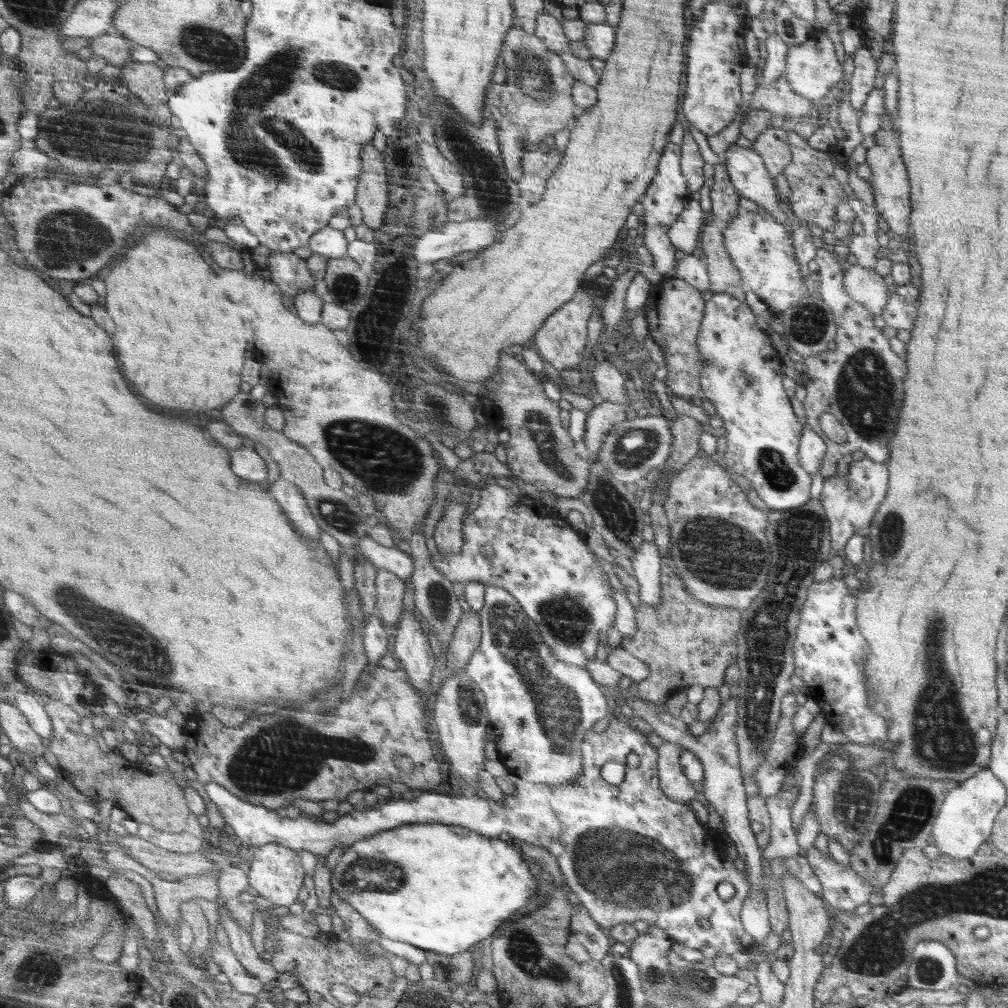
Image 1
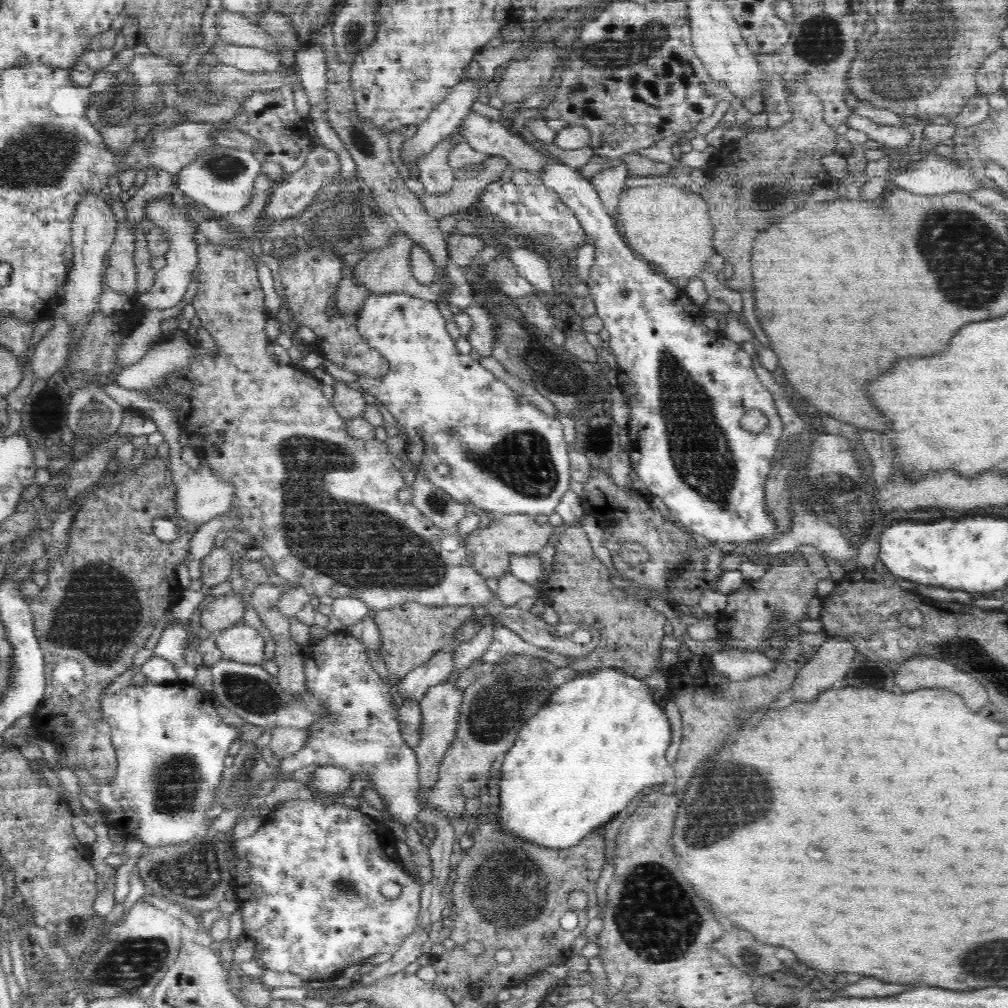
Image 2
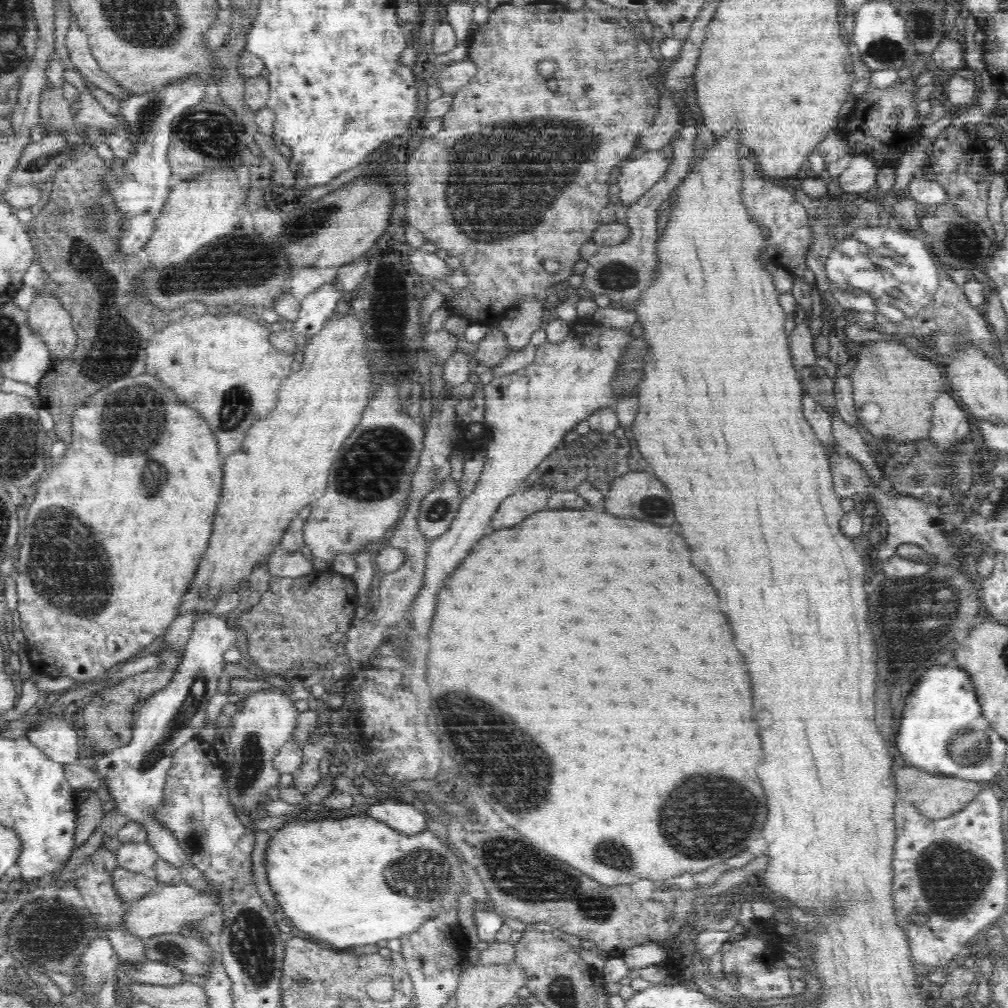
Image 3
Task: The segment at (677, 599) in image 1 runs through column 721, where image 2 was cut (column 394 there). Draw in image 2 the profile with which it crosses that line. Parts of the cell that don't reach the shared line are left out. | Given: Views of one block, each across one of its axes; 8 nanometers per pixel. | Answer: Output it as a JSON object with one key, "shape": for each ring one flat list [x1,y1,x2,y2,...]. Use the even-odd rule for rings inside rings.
{"shape":[[416,602,404,604,387,610,376,611,374,620,379,628,379,654,387,668,389,682,397,685,408,672,427,663,439,651,456,652,463,641,463,624,477,620,476,607,458,606,425,606]]}

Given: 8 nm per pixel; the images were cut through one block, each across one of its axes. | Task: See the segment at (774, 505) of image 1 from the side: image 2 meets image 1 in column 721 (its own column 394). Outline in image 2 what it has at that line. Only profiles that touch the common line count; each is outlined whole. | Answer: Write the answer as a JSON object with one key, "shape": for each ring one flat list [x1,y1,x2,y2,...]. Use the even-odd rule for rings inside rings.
{"shape":[[384,293,381,295,371,294,362,303,363,314,359,320,359,331,370,342,372,348,383,353,384,358,388,361,389,371,381,379,372,378,371,376,359,376,356,381,356,387,367,392,368,398,374,402,380,402,385,407,387,418,399,429,398,435,402,436,405,445,404,452,398,453,398,457,402,460,402,455,410,458,410,462,416,470,426,470,427,476,431,478,431,484,440,488,443,492,450,494,456,501,465,504,471,503,484,511,494,514,522,514,522,515,550,515,555,512,556,506,560,504,562,496,569,489,575,488,570,475,569,452,570,444,566,443,563,435,562,423,555,417,548,416,542,412,536,405,529,401,524,395,517,393,514,389,510,389,505,382,496,378,494,373,482,367,480,361,474,354,461,354,454,346,453,340,446,331,446,321,442,318,442,314,437,304,418,297,410,296,406,293],[439,464,446,464,450,468,450,474,440,475,436,472]]}

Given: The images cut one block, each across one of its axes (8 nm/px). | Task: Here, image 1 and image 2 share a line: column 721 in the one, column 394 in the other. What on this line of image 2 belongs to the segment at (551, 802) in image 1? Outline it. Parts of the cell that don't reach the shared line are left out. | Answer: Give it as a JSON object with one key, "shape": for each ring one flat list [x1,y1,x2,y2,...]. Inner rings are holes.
{"shape":[[314,798,312,800,288,800,271,815,270,822,264,824,254,834,238,839,238,842,230,842,234,846,234,852,236,852,236,876,234,876,236,888,234,888,234,892,239,906,242,906,242,914,244,914,244,935,252,938,256,945,260,945,260,950,264,951,259,955,259,958,264,961,266,969,275,972,292,972,304,981,334,980,338,975,343,974,347,967,362,963,371,956,382,953,394,955,408,937,419,932,418,916,420,914,422,883,416,883,413,878,410,878,410,875,406,874,404,865,398,858,396,846,394,846,397,840,394,840,393,832,386,825,382,826,382,822,376,824,374,818,370,822,368,815,362,814,358,810,352,810,348,806,342,806,342,802,322,804,320,798,316,800],[386,882,400,884,401,893,398,897,390,899,380,893,380,888]]}

